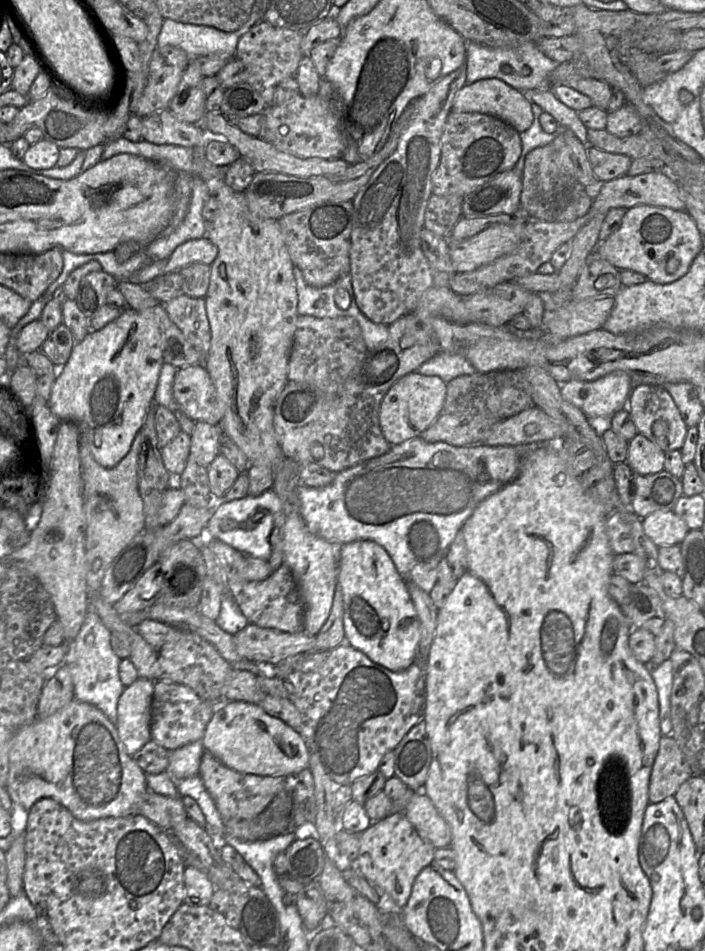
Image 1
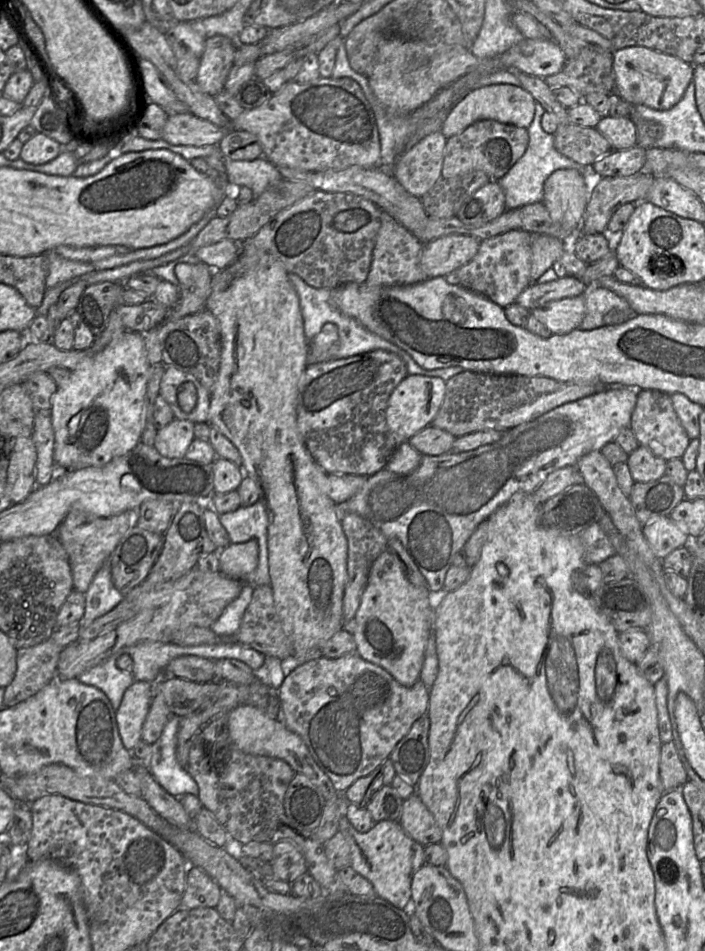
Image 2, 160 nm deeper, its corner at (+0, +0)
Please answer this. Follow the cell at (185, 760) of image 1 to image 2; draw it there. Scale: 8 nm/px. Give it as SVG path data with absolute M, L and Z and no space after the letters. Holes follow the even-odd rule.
M171 715L159 739L151 745L146 761L141 761L169 794L179 798L185 794L198 796L196 781L180 766L176 758L177 734L181 717Z

